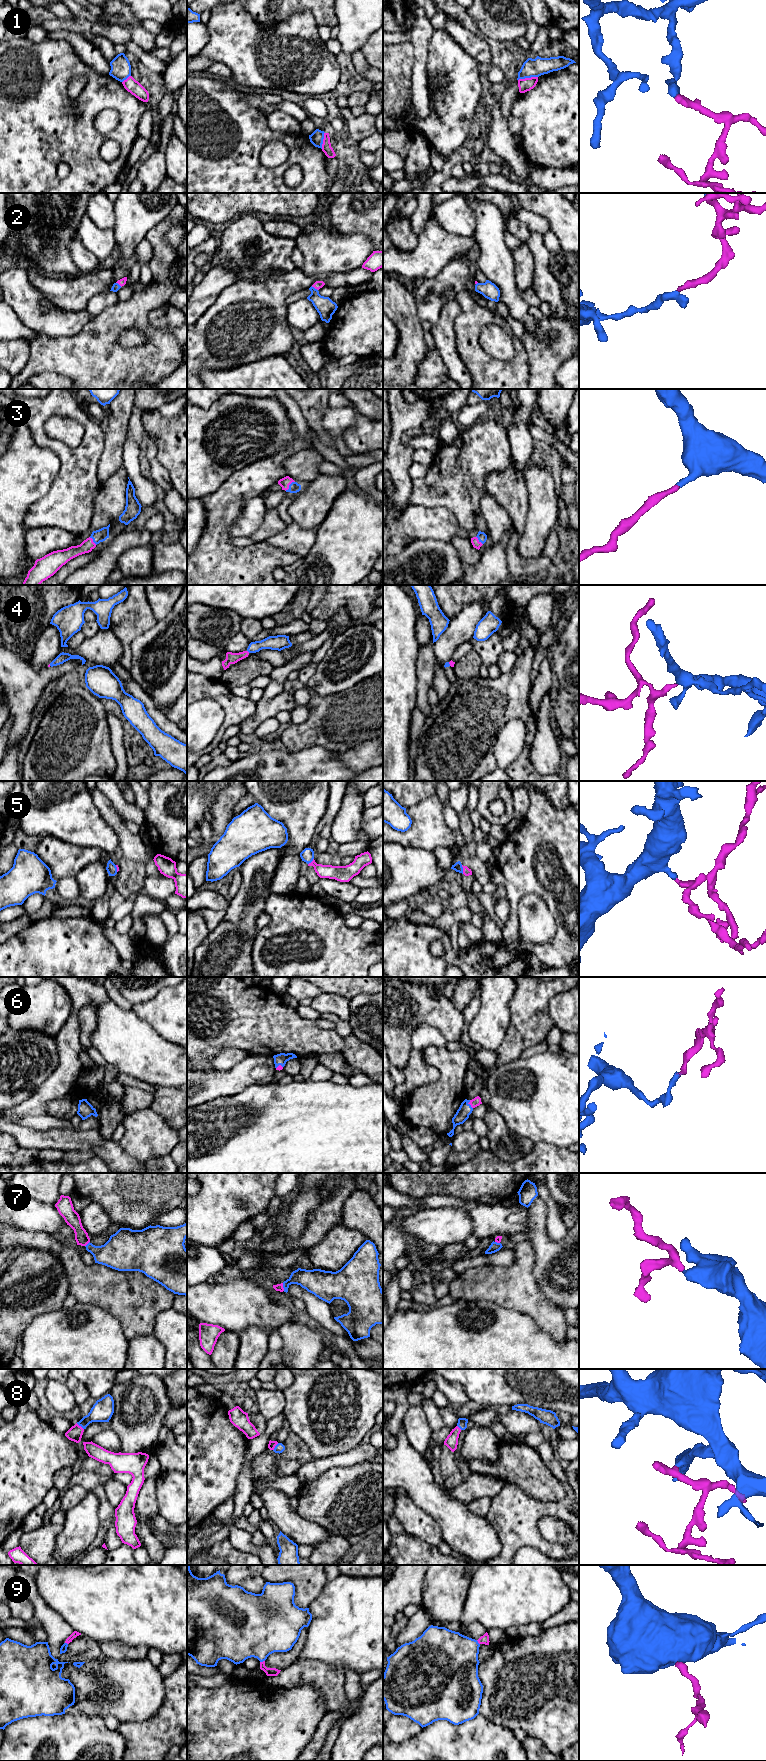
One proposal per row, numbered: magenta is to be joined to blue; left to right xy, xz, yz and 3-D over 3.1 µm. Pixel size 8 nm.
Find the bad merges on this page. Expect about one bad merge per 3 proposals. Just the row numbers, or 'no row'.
1

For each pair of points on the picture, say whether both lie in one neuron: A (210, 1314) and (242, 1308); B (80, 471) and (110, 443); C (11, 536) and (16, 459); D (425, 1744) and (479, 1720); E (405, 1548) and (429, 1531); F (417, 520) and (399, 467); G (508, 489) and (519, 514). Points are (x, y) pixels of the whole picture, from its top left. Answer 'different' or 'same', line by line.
A: same
B: different
C: same
D: same
E: different
F: different
G: same

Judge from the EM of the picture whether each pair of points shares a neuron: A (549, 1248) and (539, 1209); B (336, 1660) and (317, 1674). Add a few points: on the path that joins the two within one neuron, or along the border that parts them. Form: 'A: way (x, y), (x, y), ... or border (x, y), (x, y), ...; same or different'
A: way (539, 1238), (539, 1219); same
B: border (306, 1659), (339, 1667), (344, 1672); different

